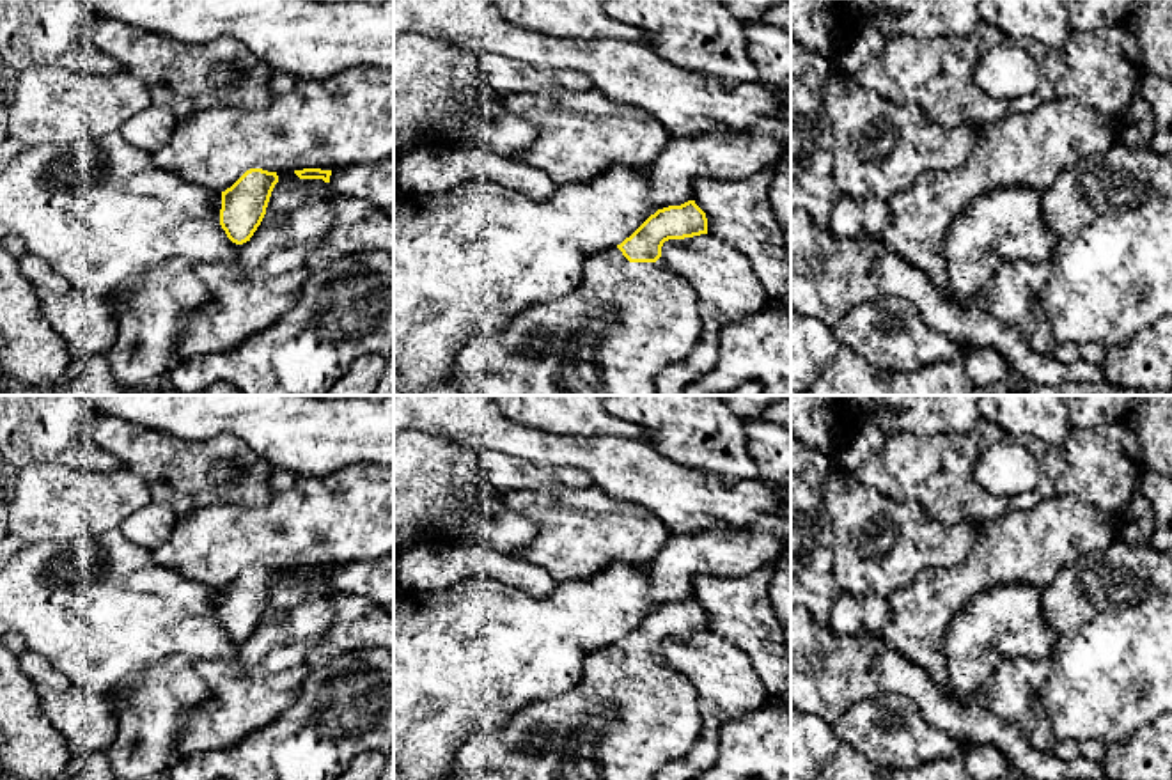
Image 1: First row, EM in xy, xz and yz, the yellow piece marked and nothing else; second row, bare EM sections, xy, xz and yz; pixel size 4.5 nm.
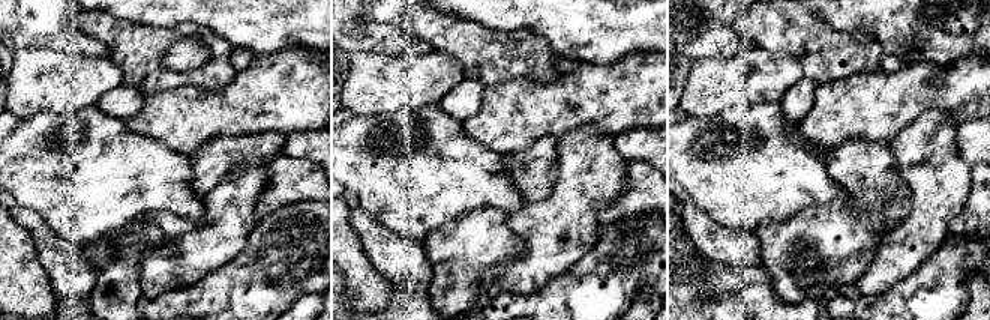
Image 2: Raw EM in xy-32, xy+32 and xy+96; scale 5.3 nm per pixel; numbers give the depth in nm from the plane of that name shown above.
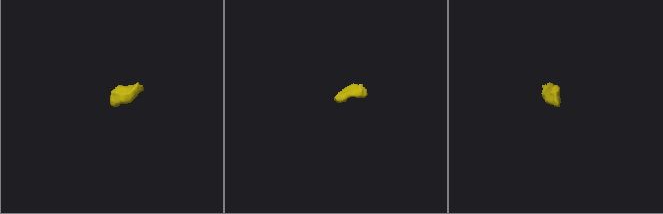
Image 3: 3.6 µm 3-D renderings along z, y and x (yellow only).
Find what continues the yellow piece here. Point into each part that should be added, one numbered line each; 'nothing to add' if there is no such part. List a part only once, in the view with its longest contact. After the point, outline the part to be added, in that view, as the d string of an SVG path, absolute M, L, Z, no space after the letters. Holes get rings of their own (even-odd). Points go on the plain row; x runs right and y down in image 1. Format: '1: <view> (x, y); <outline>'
1: xz (625, 718); M613 644L585 658L583 675L571 690L534 700L504 725L482 725L465 737L456 753L461 780L654 780L658 769L695 746L702 730L697 690L663 654L629 659Z

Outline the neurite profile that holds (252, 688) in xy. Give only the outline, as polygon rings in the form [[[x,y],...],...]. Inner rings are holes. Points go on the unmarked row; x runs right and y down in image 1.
[[[294,567],[277,569],[266,612],[254,633],[239,642],[229,659],[195,658],[193,668],[209,686],[211,697],[179,716],[177,755],[225,750],[236,746],[250,732],[277,720],[291,707],[309,675],[307,654],[328,633],[333,622],[330,597],[335,592],[323,576],[300,576]]]

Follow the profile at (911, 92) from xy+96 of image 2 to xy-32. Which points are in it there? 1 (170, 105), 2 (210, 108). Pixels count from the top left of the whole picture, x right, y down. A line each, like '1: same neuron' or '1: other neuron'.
1: same neuron
2: same neuron

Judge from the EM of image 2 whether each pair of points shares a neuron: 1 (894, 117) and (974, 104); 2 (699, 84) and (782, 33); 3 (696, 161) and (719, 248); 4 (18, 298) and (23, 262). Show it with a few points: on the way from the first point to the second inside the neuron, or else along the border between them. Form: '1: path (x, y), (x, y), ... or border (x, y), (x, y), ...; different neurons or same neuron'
1: path (914, 98), (954, 98); same neuron
2: border (758, 45), (795, 56); different neurons
3: border (687, 197), (720, 224), (744, 232); different neurons
4: path (18, 289), (18, 271); same neuron

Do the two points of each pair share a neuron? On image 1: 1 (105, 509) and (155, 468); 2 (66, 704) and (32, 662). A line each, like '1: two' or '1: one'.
1: two
2: one

